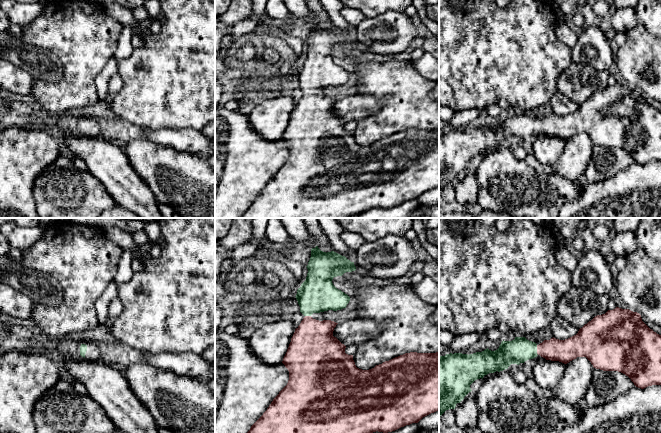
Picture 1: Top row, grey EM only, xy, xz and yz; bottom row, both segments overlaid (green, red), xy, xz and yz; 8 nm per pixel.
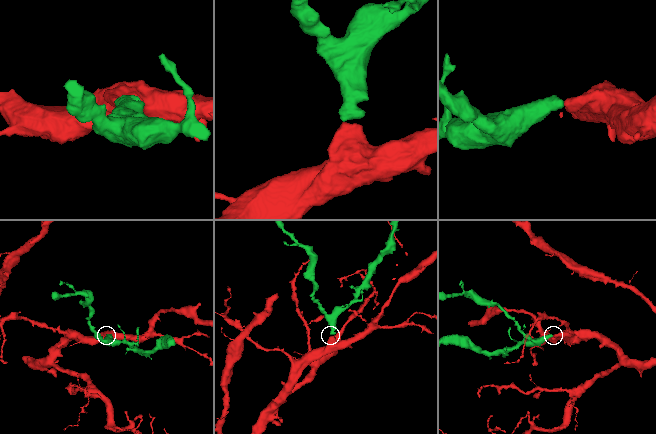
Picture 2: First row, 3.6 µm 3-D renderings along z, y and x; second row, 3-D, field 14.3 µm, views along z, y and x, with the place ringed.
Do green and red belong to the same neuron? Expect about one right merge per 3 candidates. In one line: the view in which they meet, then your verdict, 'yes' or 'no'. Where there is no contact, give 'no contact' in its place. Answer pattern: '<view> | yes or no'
yz | yes

